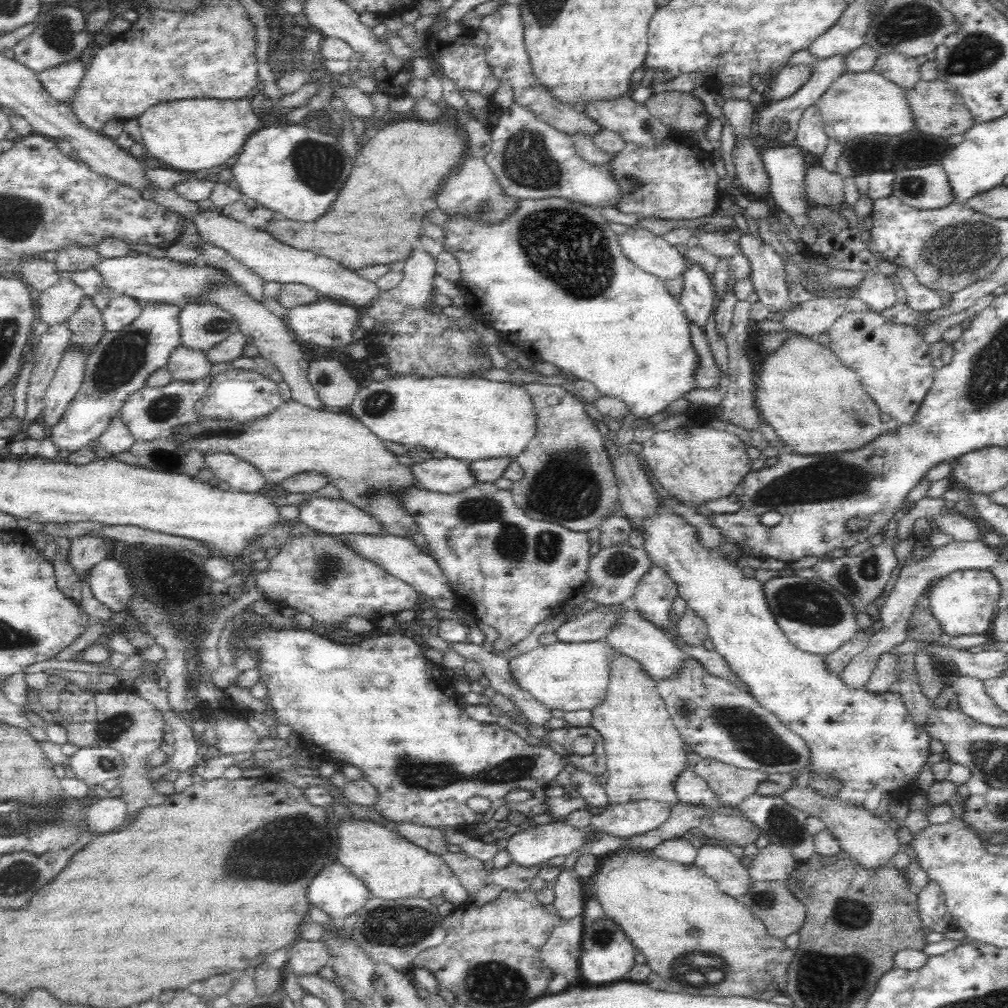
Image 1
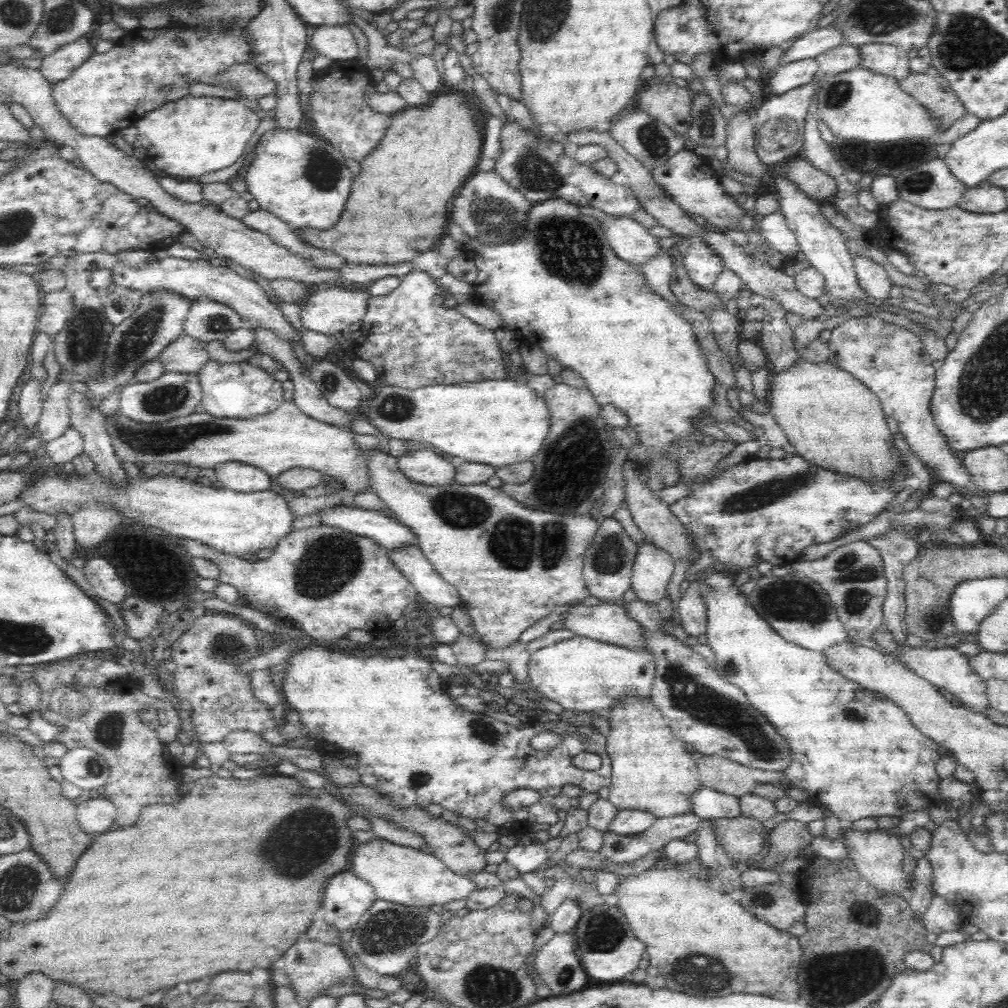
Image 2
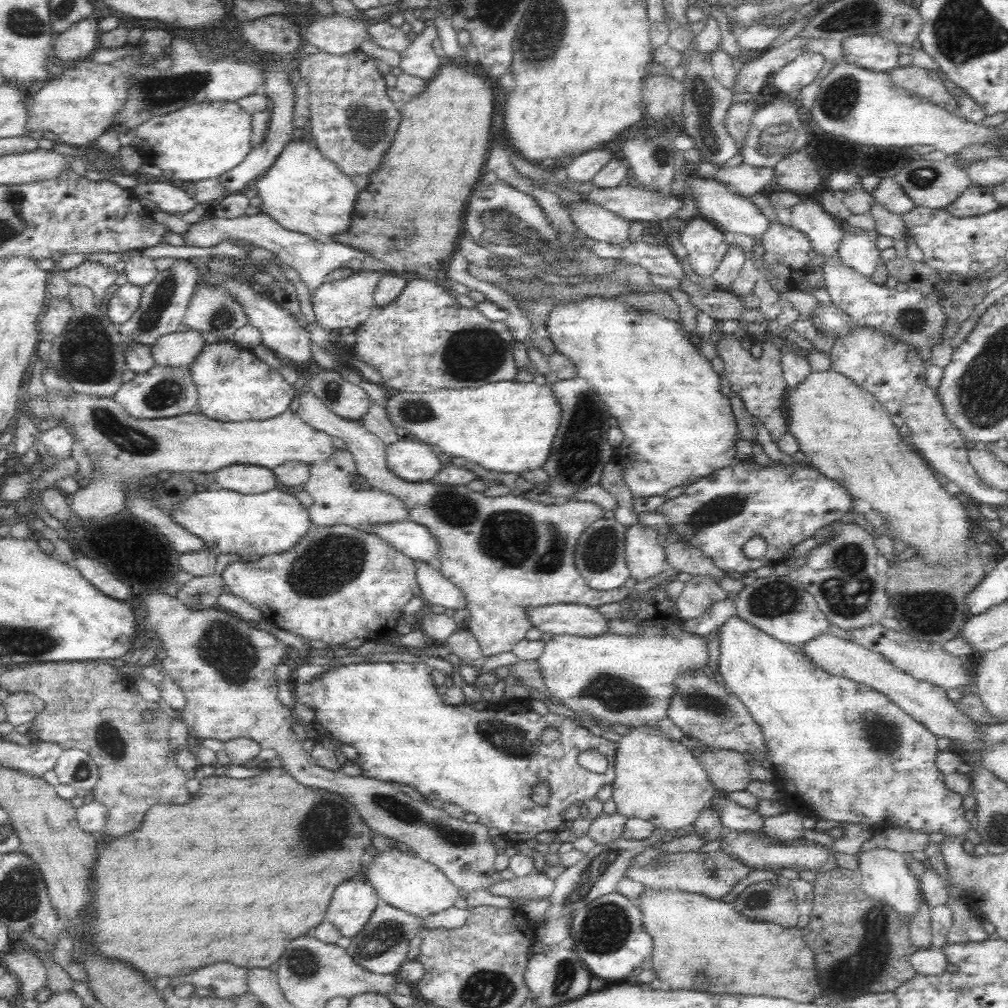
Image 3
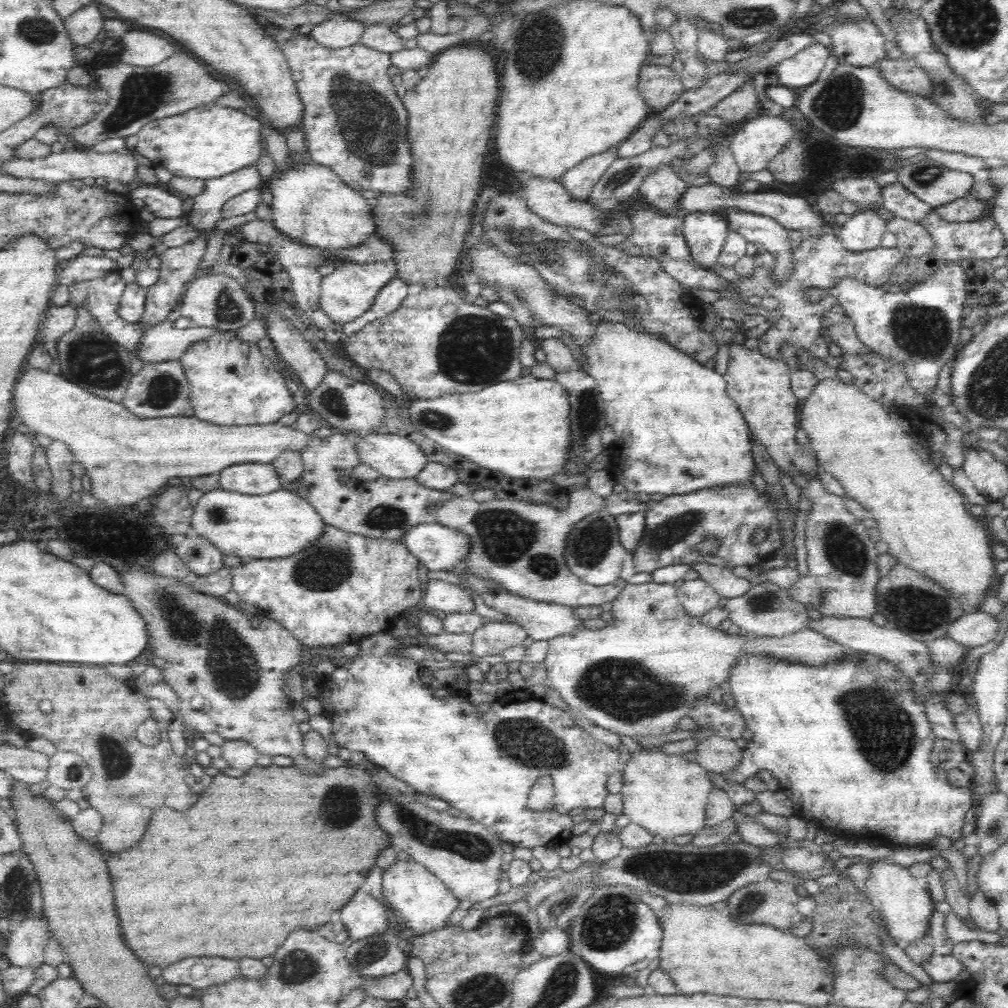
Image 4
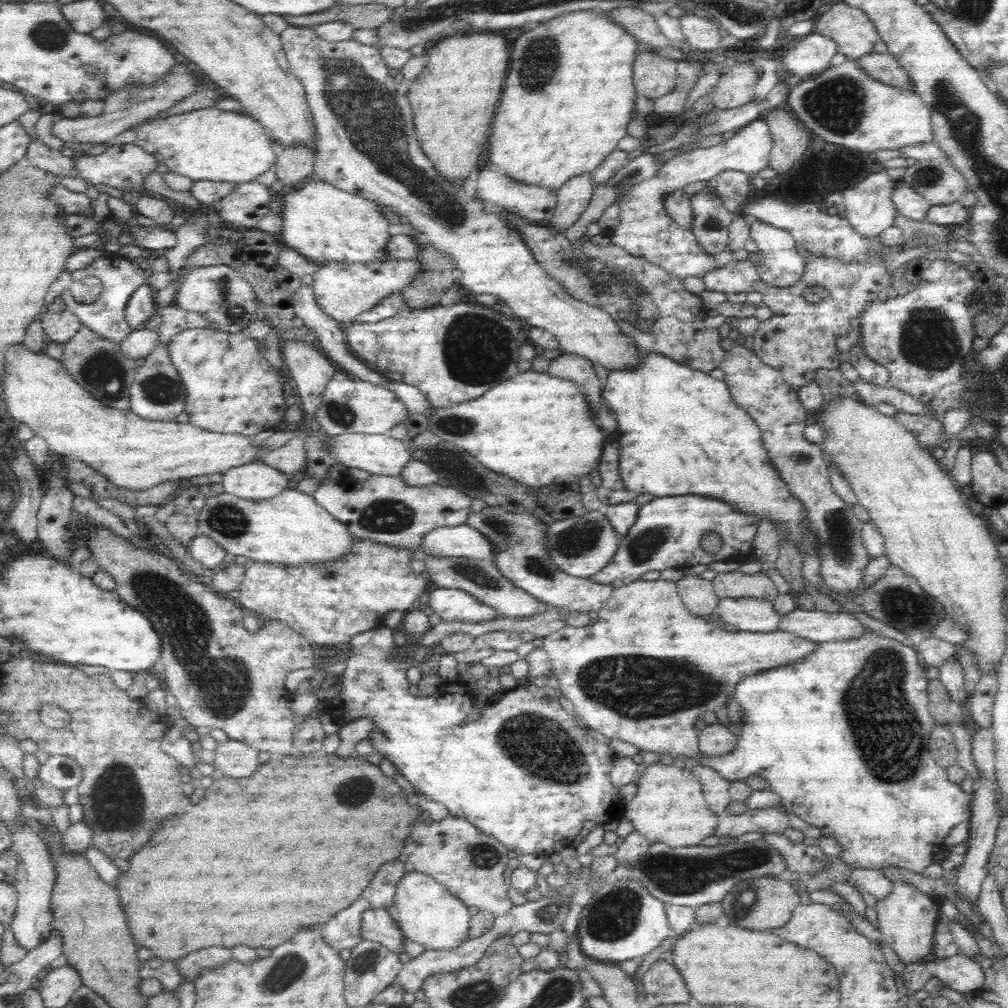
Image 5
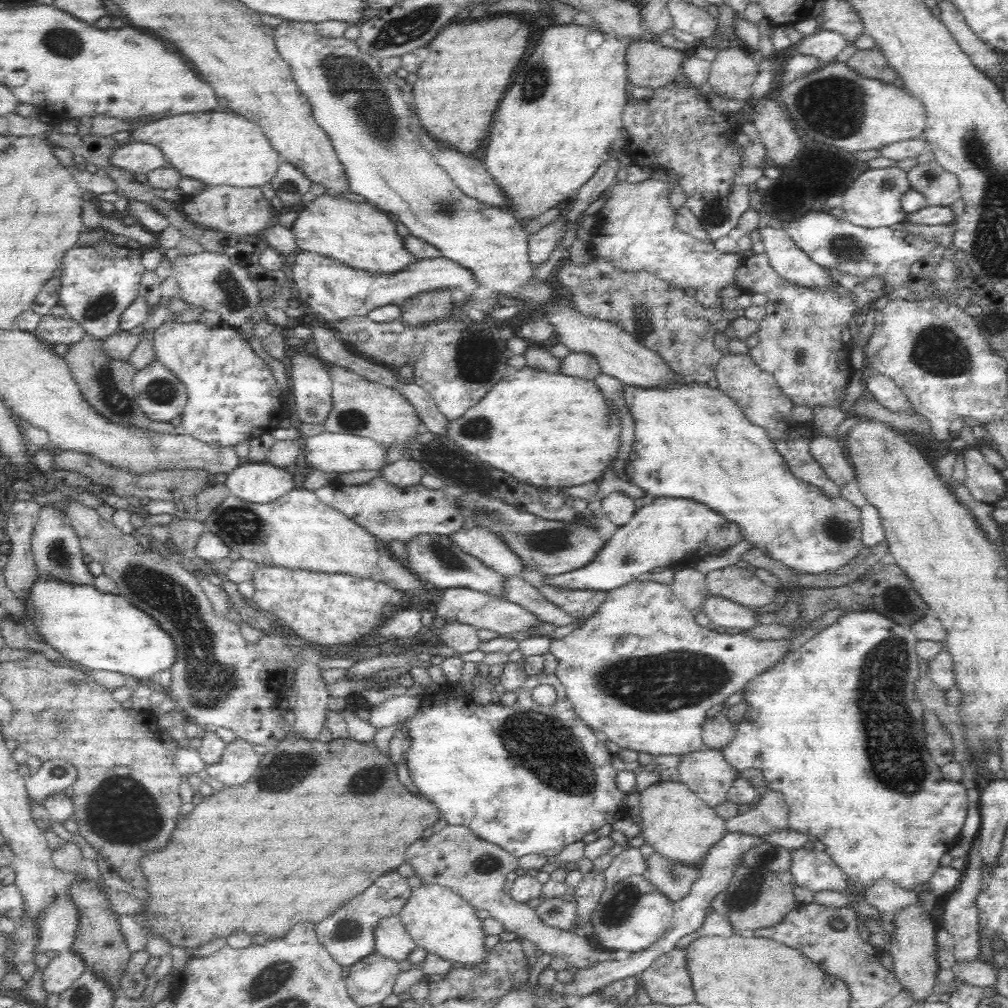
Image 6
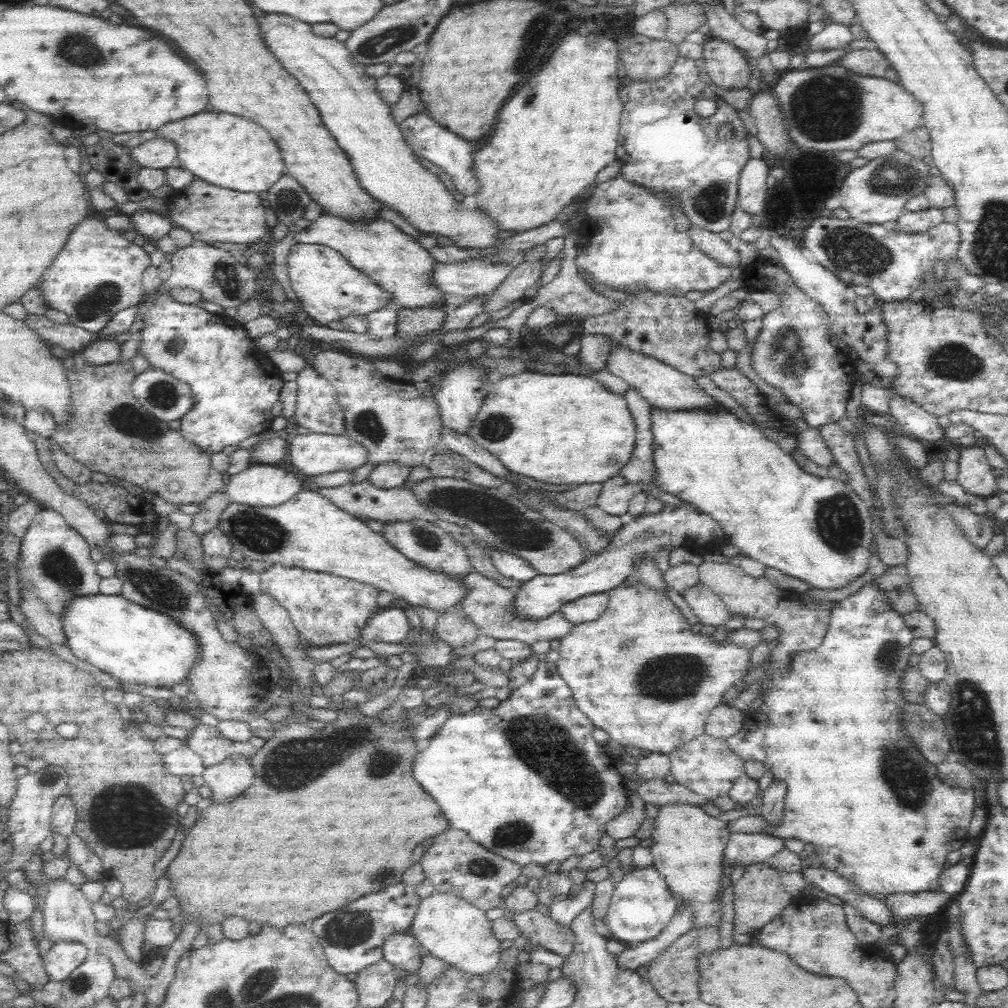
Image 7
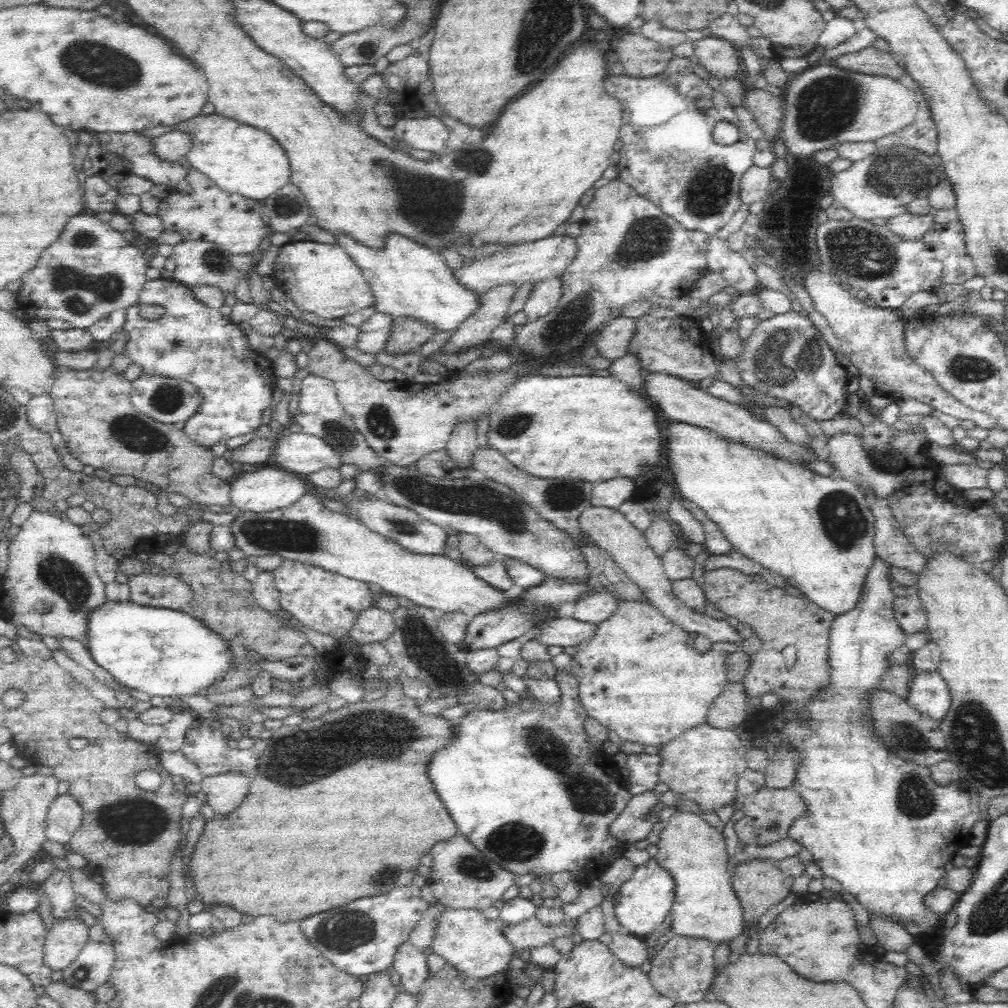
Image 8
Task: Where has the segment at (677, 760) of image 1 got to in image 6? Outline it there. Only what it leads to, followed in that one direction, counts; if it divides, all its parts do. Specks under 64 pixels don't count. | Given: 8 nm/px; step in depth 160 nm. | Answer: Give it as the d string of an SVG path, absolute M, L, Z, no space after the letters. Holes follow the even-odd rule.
M659 781L652 784L641 793L639 800L642 816L641 835L645 843L669 864L680 864L700 870L708 852L728 833L726 821L680 782Z

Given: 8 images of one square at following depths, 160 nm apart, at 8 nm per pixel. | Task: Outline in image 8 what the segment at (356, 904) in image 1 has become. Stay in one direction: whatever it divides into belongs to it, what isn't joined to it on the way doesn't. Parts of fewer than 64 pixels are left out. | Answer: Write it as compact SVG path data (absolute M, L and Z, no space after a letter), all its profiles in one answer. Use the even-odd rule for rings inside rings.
M406 941L394 955L393 968L406 993L418 996L422 992L429 978L427 956L422 949Z

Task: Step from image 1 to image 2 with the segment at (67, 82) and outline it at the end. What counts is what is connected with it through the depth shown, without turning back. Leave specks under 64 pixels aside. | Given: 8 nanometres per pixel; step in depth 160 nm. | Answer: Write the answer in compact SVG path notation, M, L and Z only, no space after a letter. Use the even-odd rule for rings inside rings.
M81 36L74 43L64 44L44 57L39 70L50 84L56 84L66 76L70 76L80 64L86 62L92 56L92 50L94 49L90 40L86 36Z

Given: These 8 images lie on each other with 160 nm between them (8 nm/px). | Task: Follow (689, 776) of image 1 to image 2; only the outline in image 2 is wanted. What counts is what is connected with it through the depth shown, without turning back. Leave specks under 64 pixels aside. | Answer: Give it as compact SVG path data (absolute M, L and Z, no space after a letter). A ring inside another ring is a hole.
M702 788L692 797L693 813L709 820L741 817L743 812L738 798L715 792L710 788Z

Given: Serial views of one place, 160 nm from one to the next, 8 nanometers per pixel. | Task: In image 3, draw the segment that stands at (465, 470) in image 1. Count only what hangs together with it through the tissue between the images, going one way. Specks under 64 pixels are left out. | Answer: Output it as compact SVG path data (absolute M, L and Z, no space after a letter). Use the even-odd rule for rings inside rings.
M406 437L386 444L386 467L398 478L409 483L426 482L443 466L436 453L430 450L431 447L427 443Z

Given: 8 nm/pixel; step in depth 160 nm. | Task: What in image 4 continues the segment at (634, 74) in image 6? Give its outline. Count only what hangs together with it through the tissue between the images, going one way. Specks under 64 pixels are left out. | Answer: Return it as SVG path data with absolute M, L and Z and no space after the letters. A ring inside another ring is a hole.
M663 64L640 68L637 85L650 110L665 109L685 91L681 75Z

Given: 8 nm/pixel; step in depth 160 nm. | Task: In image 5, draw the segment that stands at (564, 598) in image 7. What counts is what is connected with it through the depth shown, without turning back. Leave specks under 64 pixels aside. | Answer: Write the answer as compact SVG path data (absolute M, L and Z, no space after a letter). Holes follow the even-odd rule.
M684 495L684 496L669 496L664 498L654 497L645 505L639 507L639 512L632 524L632 528L619 541L618 548L614 556L608 560L608 564L604 564L604 568L600 568L600 572L588 576L598 584L605 584L612 588L618 588L622 585L630 584L641 578L642 574L650 572L650 570L666 570L666 568L687 568L698 564L709 564L713 562L722 562L728 560L730 556L746 556L750 553L750 544L757 532L759 520L752 515L744 515L738 513L734 507L730 507L728 503L703 496ZM710 532L710 534L718 534L722 538L722 546L718 552L706 552L700 546L702 536Z

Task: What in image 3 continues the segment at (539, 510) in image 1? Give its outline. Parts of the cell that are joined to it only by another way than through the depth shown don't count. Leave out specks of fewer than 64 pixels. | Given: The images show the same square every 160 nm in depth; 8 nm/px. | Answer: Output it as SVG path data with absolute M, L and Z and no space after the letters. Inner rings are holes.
M583 377L558 379L553 384L556 398L561 406L561 419L558 432L553 440L552 456L544 470L550 474L548 492L560 501L568 498L586 486L599 484L604 465L614 458L615 447L608 443L607 434L611 427L610 415L604 401L594 392L592 385Z

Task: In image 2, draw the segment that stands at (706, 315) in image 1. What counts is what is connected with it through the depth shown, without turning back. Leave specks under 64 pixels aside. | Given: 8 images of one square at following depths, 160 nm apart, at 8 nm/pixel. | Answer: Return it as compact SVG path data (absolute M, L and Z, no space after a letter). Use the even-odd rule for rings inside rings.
M697 239L690 244L684 256L683 264L690 279L704 289L710 289L716 278L725 270L724 258L718 255L706 240Z

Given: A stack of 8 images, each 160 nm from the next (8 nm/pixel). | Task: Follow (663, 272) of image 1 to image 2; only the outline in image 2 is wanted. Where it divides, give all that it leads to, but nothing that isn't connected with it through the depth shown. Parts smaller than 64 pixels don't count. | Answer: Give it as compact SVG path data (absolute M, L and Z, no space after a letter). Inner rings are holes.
M605 215L596 218L615 256L626 263L646 265L661 248L648 229L632 217Z

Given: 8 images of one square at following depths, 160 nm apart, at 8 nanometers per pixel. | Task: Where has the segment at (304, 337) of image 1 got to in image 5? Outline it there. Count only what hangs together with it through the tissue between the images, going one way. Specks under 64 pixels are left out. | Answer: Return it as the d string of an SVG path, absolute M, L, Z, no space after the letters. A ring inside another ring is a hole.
M417 259L413 260L395 260L384 262L379 265L368 264L338 264L335 261L322 264L321 268L313 275L314 280L310 284L312 291L318 304L318 307L328 315L332 320L341 324L354 322L355 318L363 313L369 312L373 307L378 306L384 298L392 296L392 294L402 294L403 290L410 286L418 276L422 276L422 265Z

